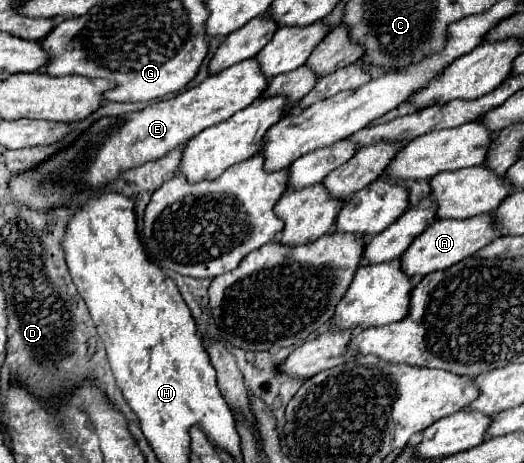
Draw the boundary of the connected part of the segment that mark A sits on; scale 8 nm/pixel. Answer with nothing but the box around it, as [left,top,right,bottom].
[402,214,500,276]

